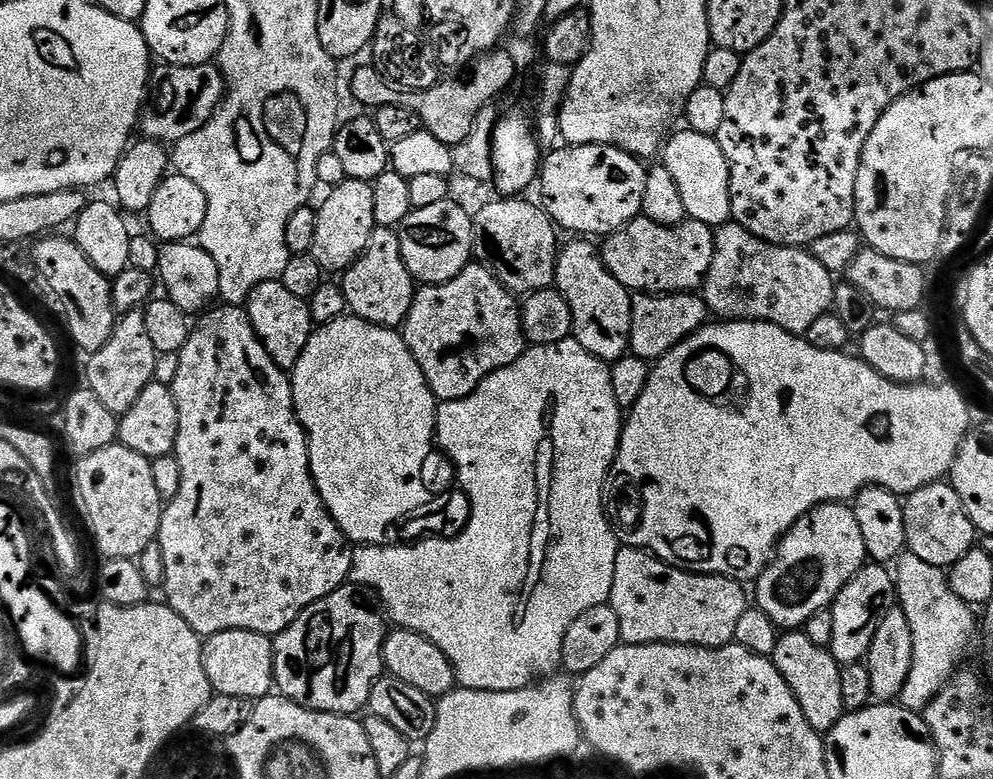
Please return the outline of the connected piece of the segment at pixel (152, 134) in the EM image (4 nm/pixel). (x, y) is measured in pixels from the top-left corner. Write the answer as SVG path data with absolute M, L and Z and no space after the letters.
M215 63L182 66L169 64L160 77L153 79L138 125L145 140L157 140L165 146L175 146L186 134L194 134L220 111L226 95L224 76Z

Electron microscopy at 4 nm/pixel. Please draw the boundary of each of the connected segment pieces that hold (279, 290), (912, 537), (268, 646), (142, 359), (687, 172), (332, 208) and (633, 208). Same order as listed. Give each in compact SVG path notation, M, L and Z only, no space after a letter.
M280 279L271 280L262 282L248 295L246 311L266 354L274 358L278 367L291 370L302 358L302 350L306 350L306 342L314 331L308 301L290 294Z
M937 482L922 486L916 492L907 493L903 505L908 539L906 548L911 555L922 558L922 562L951 569L977 543L977 530L951 483Z
M226 630L203 641L204 665L206 666L206 678L210 678L212 691L217 696L233 696L243 700L263 700L274 688L274 673L276 670L276 658L272 654L273 641L267 636L251 632L250 630Z
M143 311L125 312L116 321L116 328L110 334L106 346L102 346L96 352L87 357L88 369L84 376L86 386L98 399L106 410L113 412L118 418L142 398L142 390L150 386L156 378L156 357L154 342L146 331L146 318Z
M691 130L673 131L667 137L662 148L662 167L670 170L670 175L674 177L674 182L678 185L678 190L682 194L682 203L686 205L686 217L689 220L702 222L713 230L720 228L732 220L732 207L730 206L730 166L726 154L722 150L720 141L715 136L698 134Z
M346 178L327 194L329 196L316 208L318 226L310 255L324 267L325 273L343 274L364 253L370 242L370 234L376 229L374 190L369 181Z
M612 144L557 147L543 157L540 165L538 189L542 207L557 229L565 228L584 238L607 238L642 213L648 168L640 164L643 163L637 157Z

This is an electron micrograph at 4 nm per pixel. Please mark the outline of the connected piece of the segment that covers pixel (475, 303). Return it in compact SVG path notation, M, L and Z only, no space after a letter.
M469 262L450 282L421 287L412 299L410 314L404 319L402 335L410 354L414 354L418 366L422 366L430 390L440 402L466 398L486 377L494 374L494 370L510 366L526 347L517 297L504 288L490 270L475 262Z

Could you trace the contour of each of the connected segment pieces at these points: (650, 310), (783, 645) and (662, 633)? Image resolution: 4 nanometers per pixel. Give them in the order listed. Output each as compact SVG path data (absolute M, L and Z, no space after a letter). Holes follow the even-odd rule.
M669 292L633 295L631 355L655 362L682 343L687 336L692 336L699 328L704 327L709 316L708 306L700 294Z
M804 630L785 631L770 659L782 678L786 678L786 686L790 686L798 706L802 706L806 722L810 722L814 731L826 734L846 714L842 702L842 666L825 645L823 648L822 645L815 644L806 633Z
M621 547L616 553L614 566L614 586L612 587L611 606L618 614L620 639L626 644L693 644L699 648L723 648L736 639L738 618L750 606L750 596L744 593L745 585L727 576L693 574L679 567L666 564L647 550L639 547ZM660 580L668 585L660 588Z

